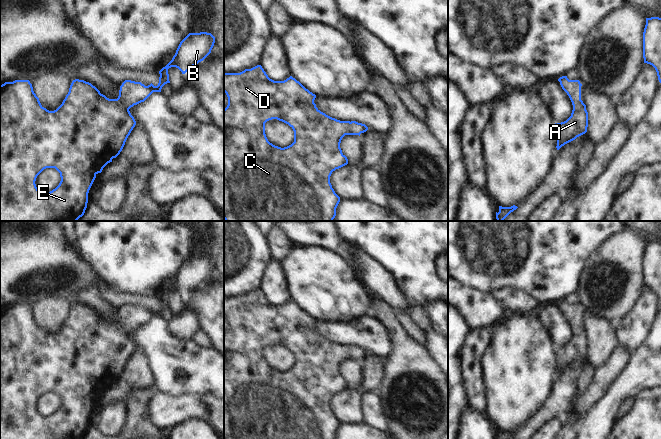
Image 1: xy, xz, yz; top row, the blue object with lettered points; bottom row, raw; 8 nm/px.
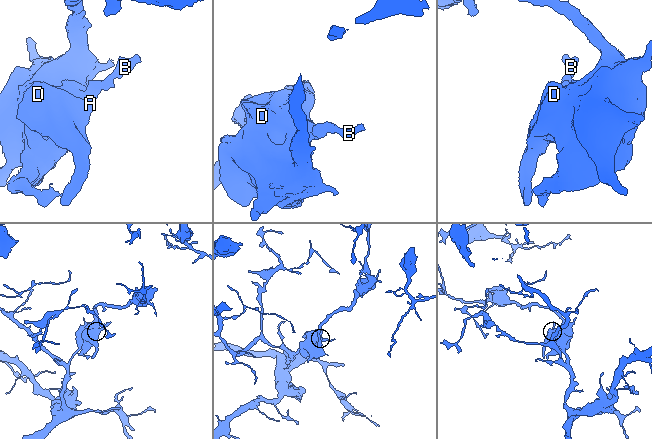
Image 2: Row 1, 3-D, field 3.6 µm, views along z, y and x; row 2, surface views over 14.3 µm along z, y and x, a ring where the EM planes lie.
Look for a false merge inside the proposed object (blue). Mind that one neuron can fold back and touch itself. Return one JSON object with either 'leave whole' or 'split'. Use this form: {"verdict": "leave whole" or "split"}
{"verdict": "leave whole"}

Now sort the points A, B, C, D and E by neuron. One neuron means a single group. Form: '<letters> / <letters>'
A B C D E

